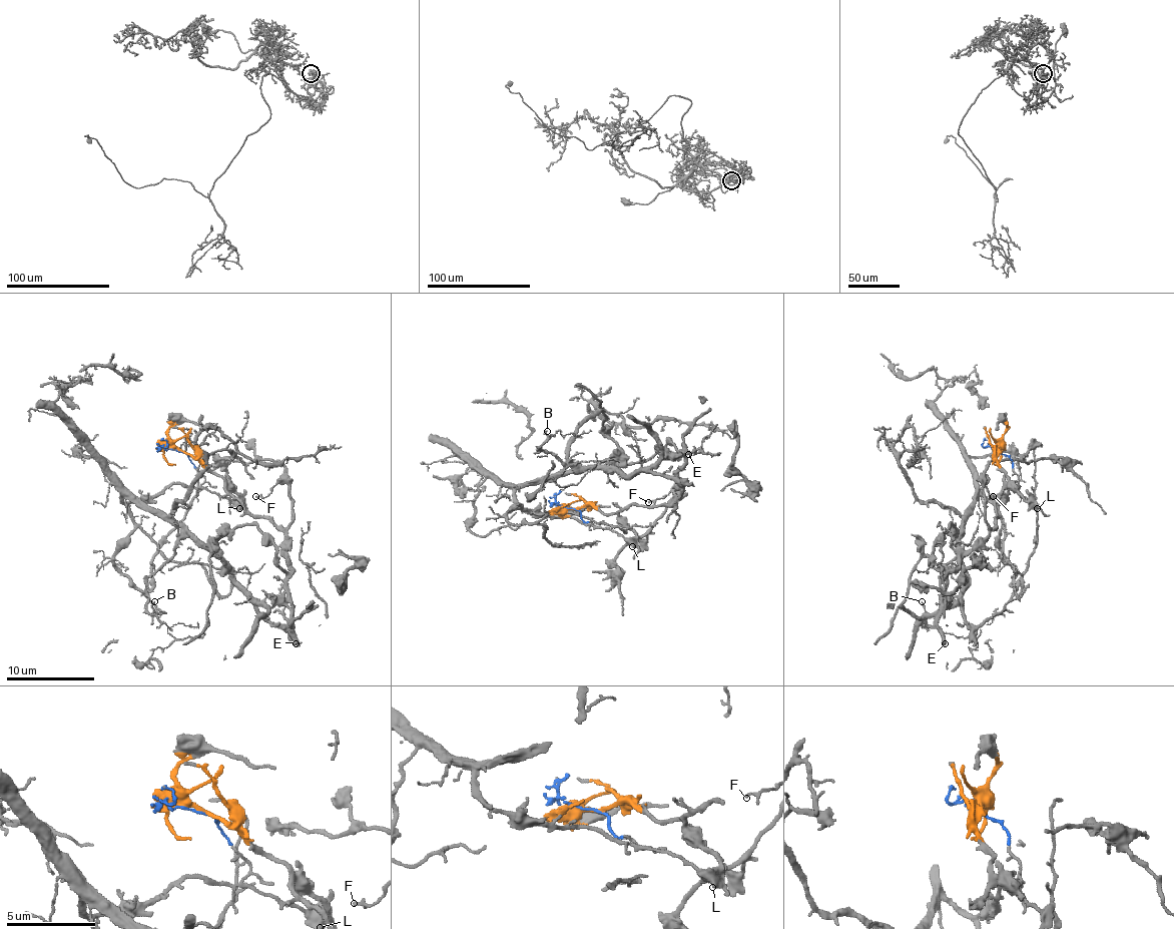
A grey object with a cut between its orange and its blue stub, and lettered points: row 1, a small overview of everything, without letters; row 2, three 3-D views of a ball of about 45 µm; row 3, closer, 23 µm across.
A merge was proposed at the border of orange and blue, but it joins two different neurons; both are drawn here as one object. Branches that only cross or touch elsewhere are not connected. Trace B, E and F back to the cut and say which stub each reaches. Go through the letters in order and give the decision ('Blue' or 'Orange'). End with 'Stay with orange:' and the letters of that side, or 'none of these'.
B: Blue
E: Orange
F: Orange
Stay with orange: E, F

